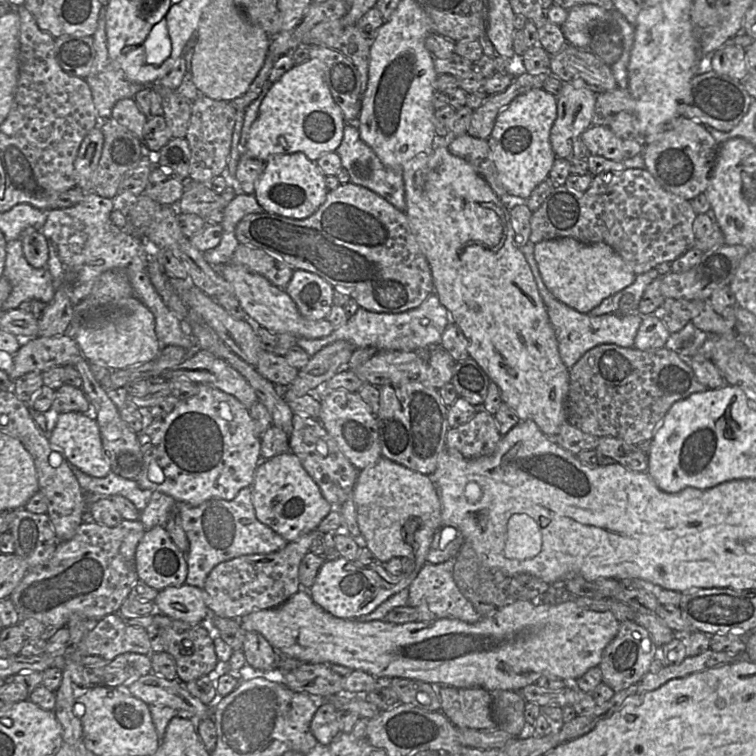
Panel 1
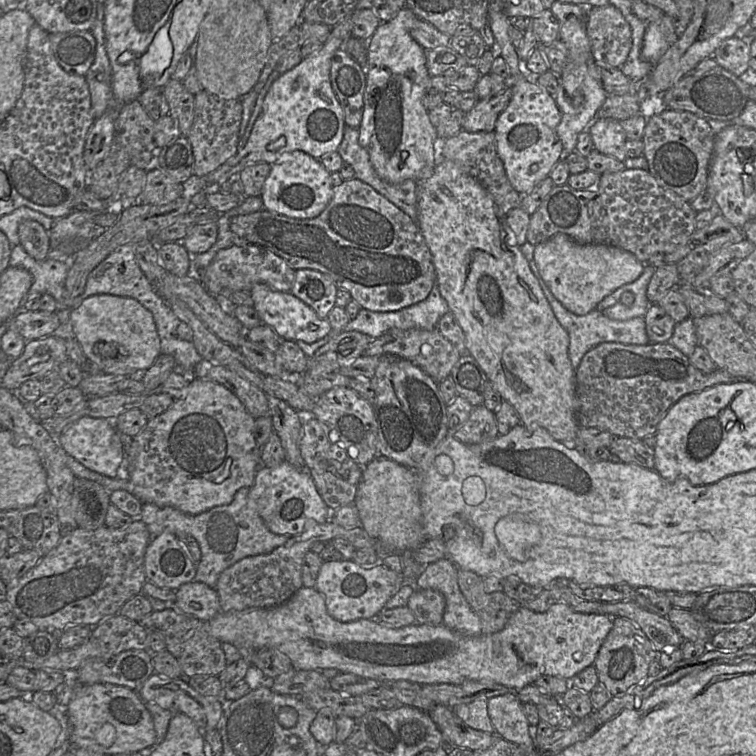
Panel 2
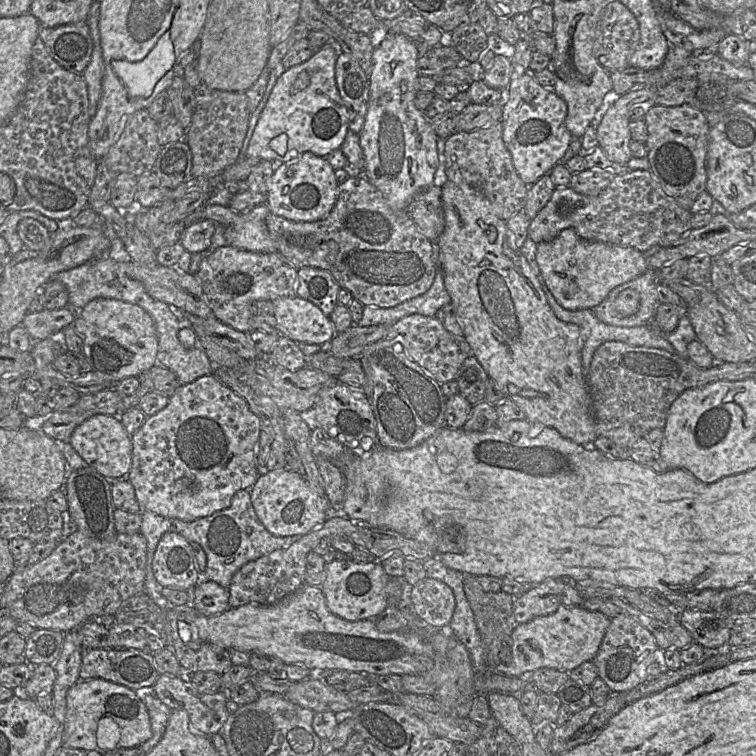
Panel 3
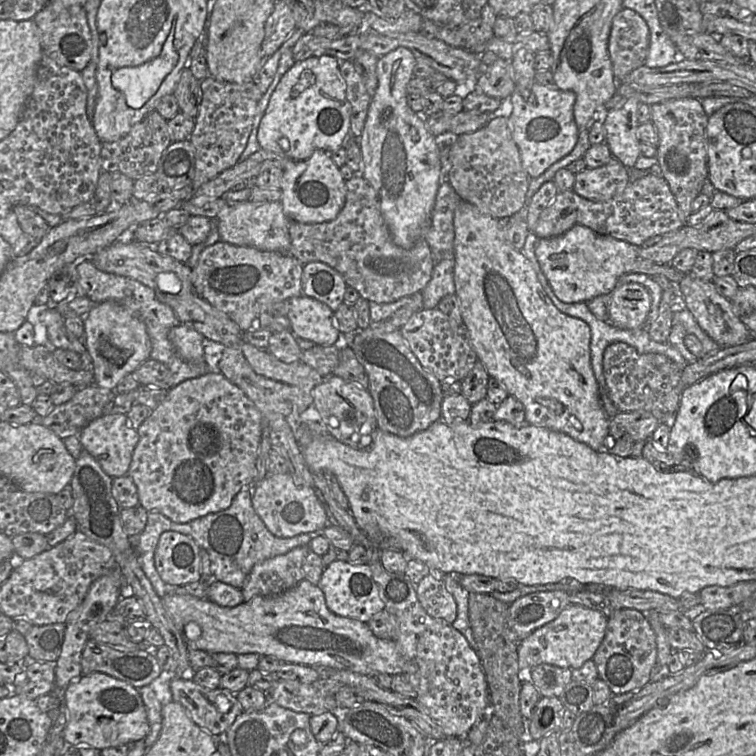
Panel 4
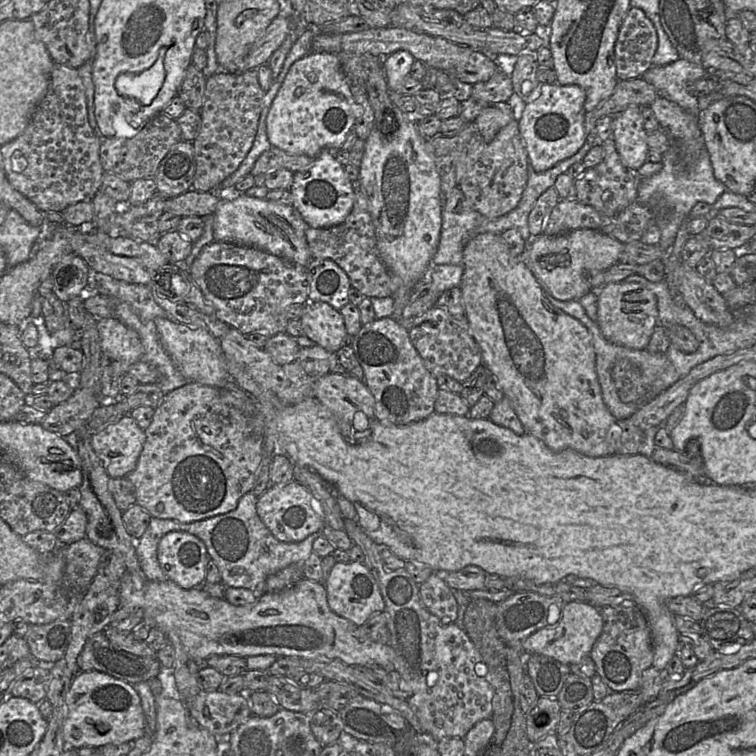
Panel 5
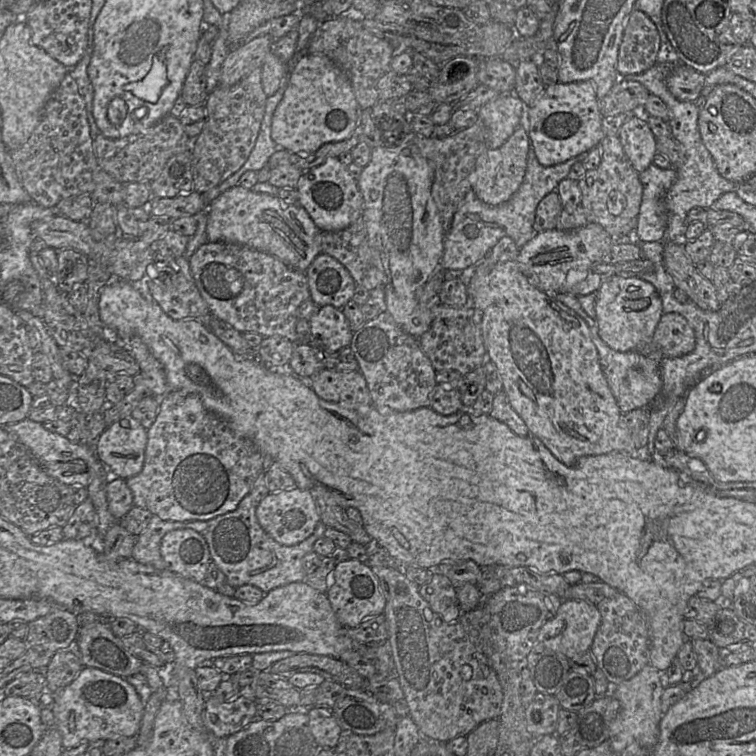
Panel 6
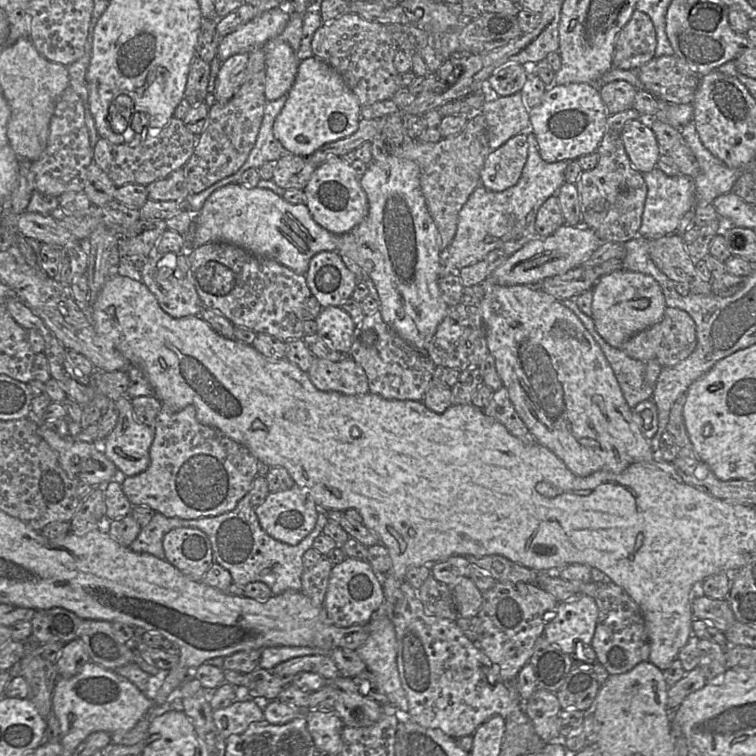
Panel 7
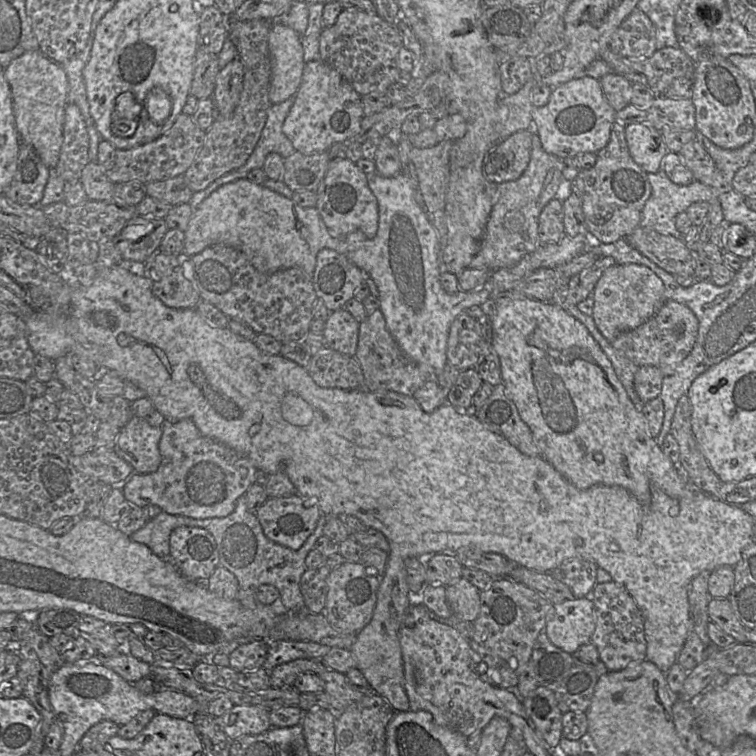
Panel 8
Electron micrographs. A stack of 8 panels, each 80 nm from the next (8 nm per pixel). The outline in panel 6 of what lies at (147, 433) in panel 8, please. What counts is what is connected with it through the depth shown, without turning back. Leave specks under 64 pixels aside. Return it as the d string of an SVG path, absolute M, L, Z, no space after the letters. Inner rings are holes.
M129 414L106 427L95 441L94 451L111 476L126 480L141 472L144 465L147 440L147 430Z

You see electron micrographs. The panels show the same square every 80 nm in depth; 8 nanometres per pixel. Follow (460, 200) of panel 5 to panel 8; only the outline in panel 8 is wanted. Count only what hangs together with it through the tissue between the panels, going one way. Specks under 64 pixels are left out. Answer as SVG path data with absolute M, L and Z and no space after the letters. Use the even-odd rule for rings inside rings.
M533 120L529 130L533 133L529 164L517 180L497 185L496 203L486 224L480 248L468 266L470 268L487 268L494 271L512 267L540 245L539 216L546 204L555 198L565 178L562 173L563 158L549 154L543 149Z

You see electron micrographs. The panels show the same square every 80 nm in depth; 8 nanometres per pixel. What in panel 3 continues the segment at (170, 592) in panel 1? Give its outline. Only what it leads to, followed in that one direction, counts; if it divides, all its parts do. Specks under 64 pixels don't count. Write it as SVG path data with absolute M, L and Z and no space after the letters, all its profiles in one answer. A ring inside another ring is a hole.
M201 579L192 588L193 598L190 605L204 616L213 616L230 608L229 592L214 581Z

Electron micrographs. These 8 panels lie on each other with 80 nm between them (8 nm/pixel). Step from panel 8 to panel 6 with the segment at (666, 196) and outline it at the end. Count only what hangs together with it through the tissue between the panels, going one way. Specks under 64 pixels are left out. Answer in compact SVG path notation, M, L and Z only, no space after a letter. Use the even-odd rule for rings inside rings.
M654 163L639 174L643 197L636 228L638 242L666 240L668 213L665 197L676 178L674 168L663 169Z

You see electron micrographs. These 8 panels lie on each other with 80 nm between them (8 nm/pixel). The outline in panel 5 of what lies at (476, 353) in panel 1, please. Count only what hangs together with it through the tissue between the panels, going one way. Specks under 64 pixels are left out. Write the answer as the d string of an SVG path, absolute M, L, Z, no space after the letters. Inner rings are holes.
M486 232L470 239L463 250L462 266L459 288L471 335L481 349L482 364L496 376L527 433L542 440L555 452L573 449L590 457L615 454L617 420L603 401L588 328L552 305L522 257L511 256L501 234Z

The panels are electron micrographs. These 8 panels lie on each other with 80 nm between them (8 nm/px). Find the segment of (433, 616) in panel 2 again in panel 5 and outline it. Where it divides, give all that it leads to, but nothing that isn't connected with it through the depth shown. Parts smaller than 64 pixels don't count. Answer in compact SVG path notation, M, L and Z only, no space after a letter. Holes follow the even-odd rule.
M435 572L419 584L419 595L426 609L444 624L455 623L458 604L453 590Z

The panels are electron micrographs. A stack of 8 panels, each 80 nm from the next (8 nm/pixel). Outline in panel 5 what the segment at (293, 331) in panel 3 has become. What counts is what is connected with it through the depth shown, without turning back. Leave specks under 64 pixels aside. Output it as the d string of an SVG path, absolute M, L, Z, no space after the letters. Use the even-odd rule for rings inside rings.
M307 302L300 323L306 337L331 353L349 343L343 316L326 302Z

